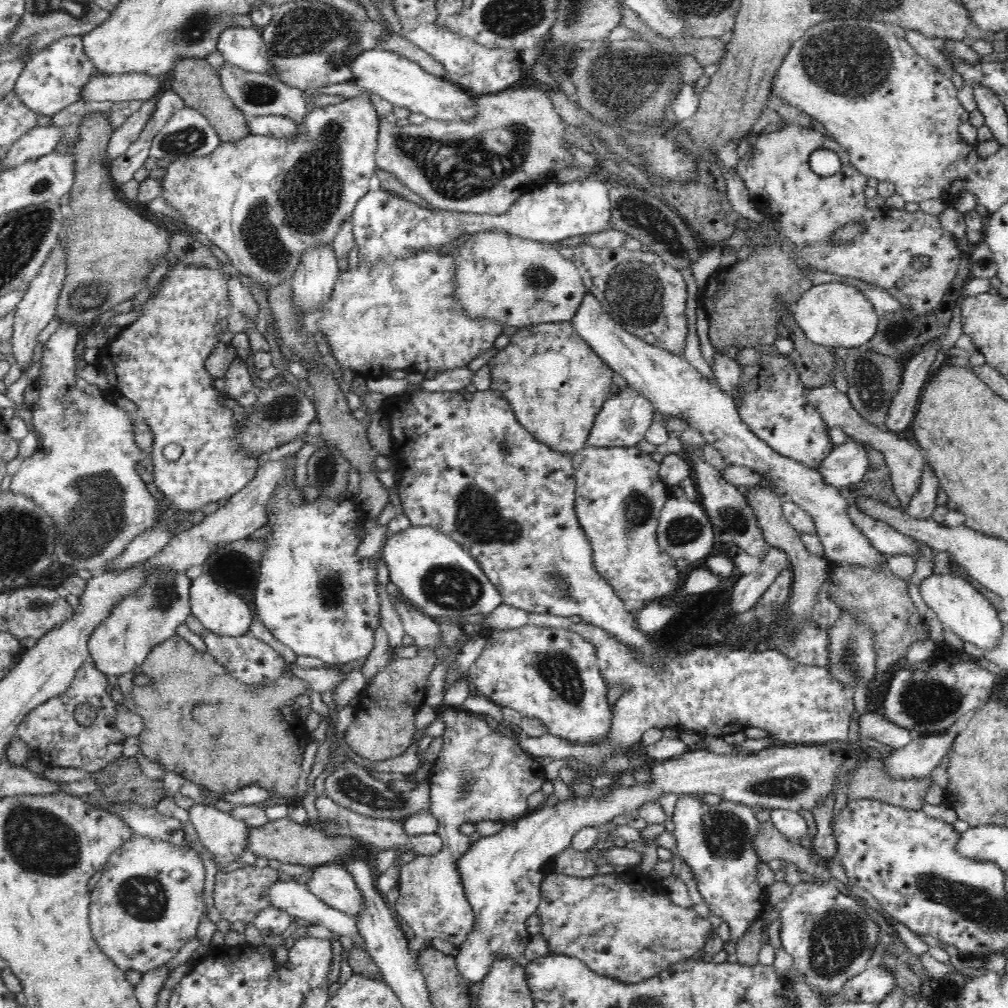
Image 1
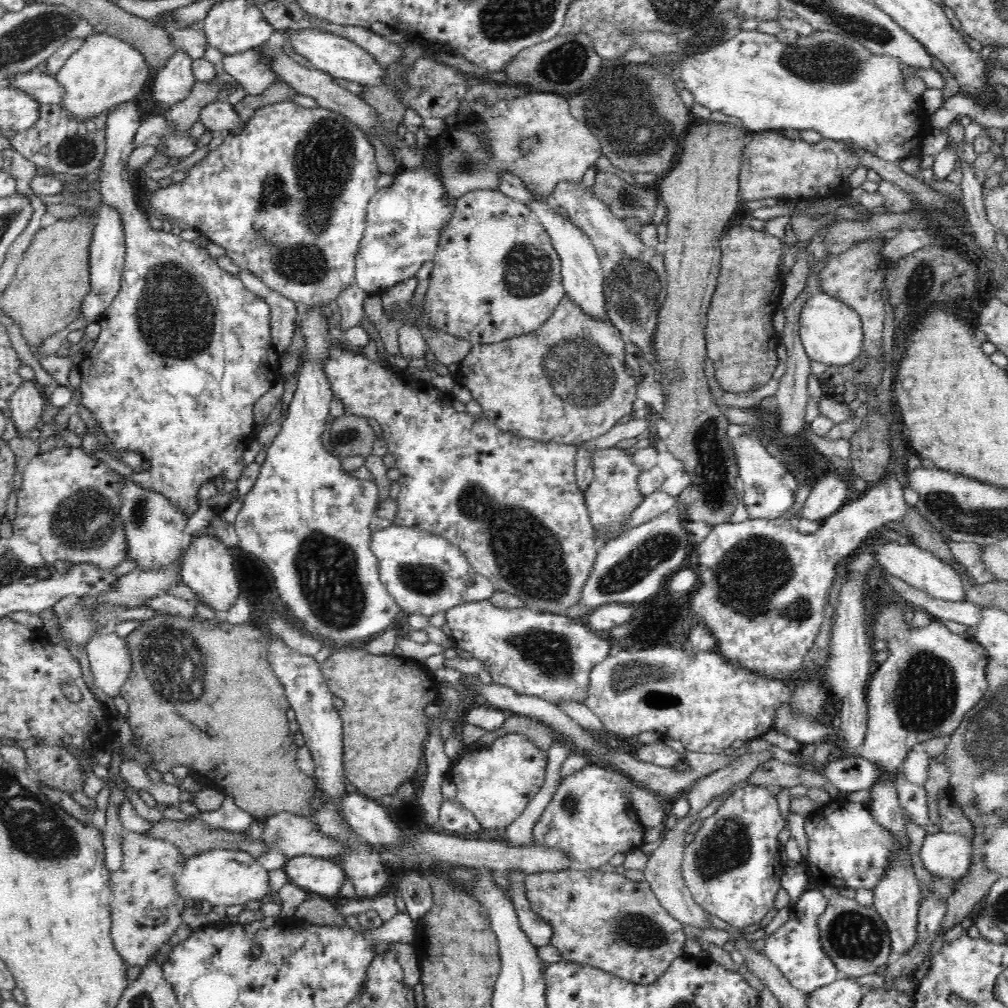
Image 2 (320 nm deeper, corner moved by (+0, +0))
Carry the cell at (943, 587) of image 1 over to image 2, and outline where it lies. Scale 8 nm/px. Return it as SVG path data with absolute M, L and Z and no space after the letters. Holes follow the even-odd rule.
M884 541L876 548L872 548L878 563L886 572L906 581L910 586L927 592L933 599L948 600L950 602L968 602L966 588L962 577L956 572L952 565L944 562L941 558L934 556L931 552L924 550L913 543L901 546L896 542Z

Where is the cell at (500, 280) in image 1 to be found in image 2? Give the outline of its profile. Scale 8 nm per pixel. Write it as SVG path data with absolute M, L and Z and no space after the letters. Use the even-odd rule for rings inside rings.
M478 190L456 199L454 216L448 222L448 226L444 228L442 236L440 236L438 250L433 258L433 263L433 270L429 276L429 288L425 294L426 301L428 301L430 323L434 325L436 330L464 338L470 341L472 345L476 343L490 344L493 342L502 342L538 330L540 325L543 325L554 314L556 306L560 304L560 301L562 301L565 295L561 275L561 260L554 248L552 239L550 239L550 234L544 229L536 213L532 212L532 210L524 206L521 202L505 196L500 191Z

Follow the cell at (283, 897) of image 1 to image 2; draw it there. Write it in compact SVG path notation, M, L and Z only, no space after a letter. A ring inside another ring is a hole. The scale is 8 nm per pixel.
M208 850L188 857L183 874L179 876L179 893L189 901L208 901L212 907L246 905L270 896L268 870L256 858L241 850Z

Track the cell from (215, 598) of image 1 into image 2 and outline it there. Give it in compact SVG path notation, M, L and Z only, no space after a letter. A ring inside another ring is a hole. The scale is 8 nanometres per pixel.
M204 529L188 539L192 540L192 544L188 545L186 556L182 558L181 582L188 586L201 604L212 608L218 619L225 620L228 612L236 606L241 589L233 569L232 555L227 546Z

